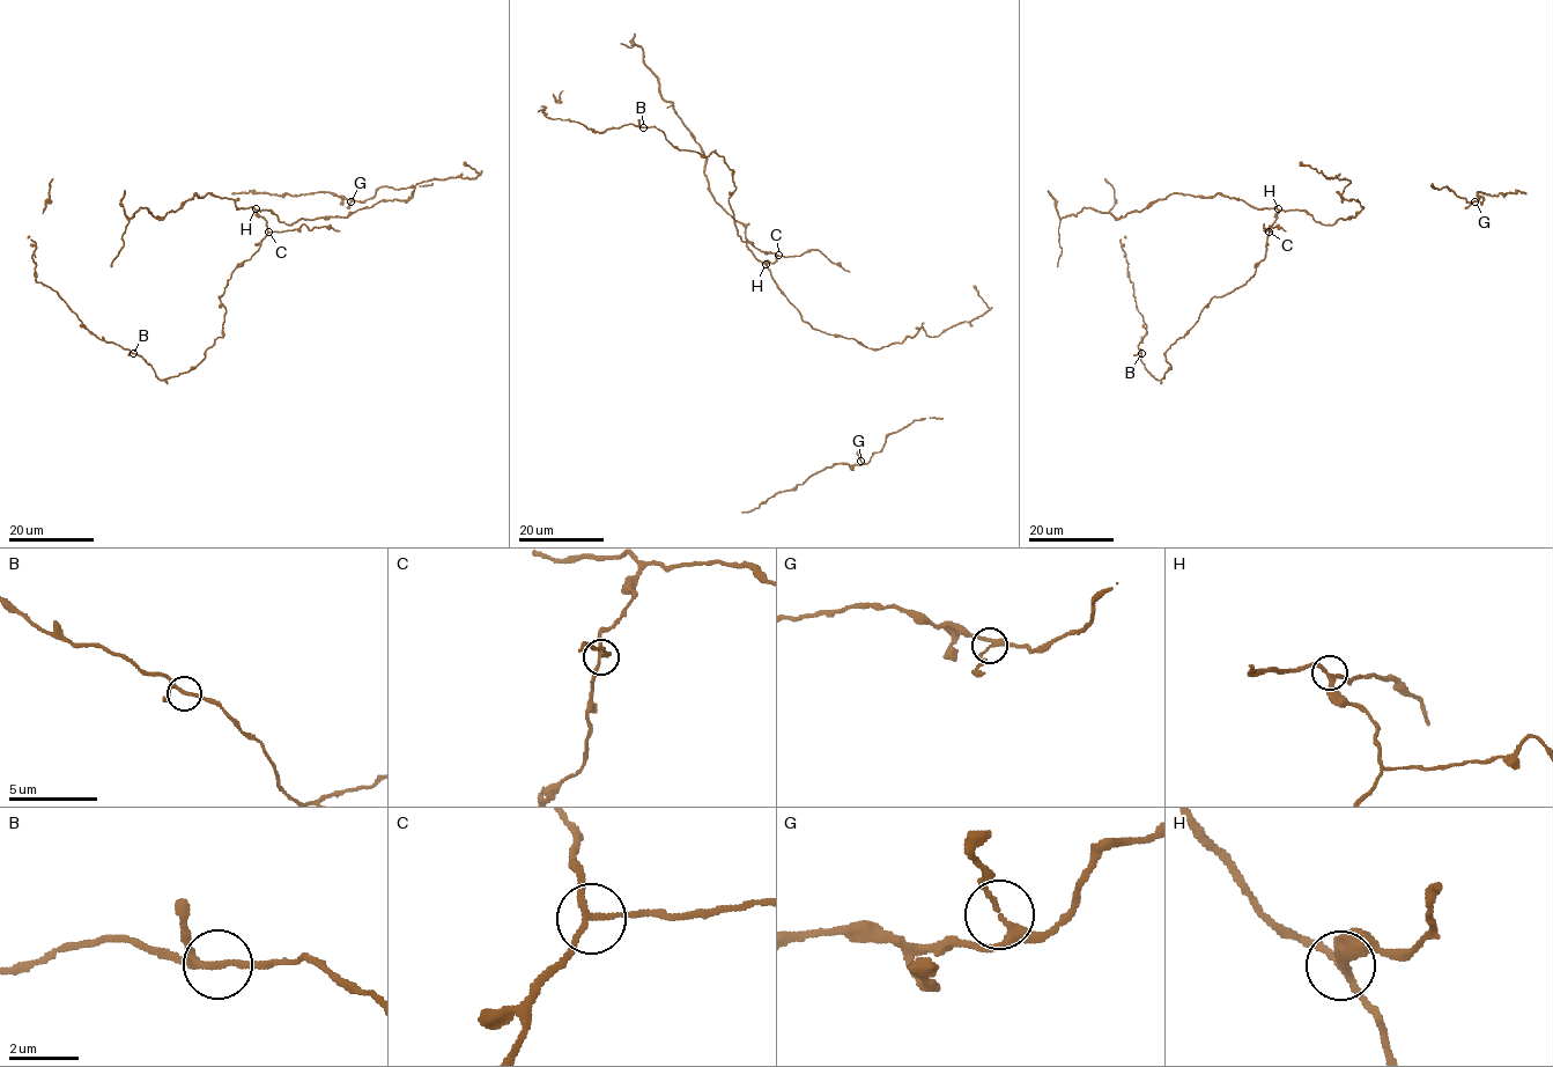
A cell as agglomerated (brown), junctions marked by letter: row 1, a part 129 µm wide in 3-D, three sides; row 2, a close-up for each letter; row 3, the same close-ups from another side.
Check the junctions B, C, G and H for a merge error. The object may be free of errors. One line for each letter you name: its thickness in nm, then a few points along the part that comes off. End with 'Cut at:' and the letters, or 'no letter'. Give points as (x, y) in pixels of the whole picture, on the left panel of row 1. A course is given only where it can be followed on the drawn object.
C: Thickness 140 nm. Course of the part to remove: (268, 233), (298, 229), (303, 223), (311, 230), (328, 227), (339, 232)
Cut at: C

